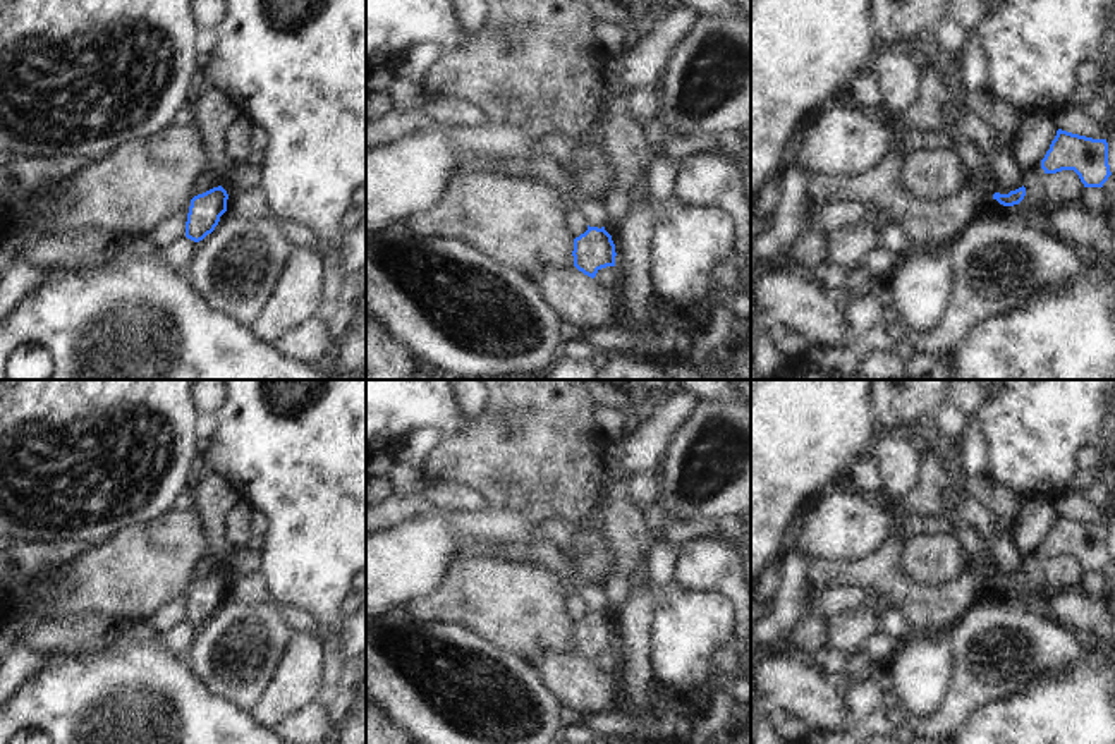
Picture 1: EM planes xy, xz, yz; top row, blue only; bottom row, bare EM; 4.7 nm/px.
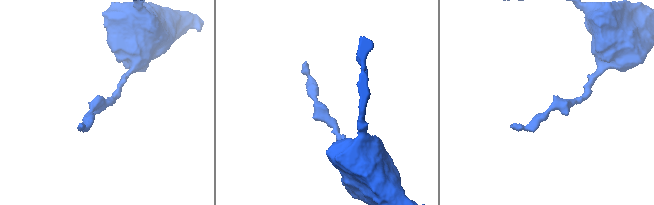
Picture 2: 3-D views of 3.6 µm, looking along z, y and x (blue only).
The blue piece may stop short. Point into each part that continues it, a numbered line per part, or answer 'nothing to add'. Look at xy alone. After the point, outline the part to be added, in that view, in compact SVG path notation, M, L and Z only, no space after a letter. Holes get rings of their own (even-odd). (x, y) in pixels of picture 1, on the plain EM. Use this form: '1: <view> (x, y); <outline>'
nothing to add

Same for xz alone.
nothing to add

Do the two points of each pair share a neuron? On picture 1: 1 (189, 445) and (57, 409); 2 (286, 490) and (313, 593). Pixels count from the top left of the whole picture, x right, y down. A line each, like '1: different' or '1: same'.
1: same
2: same

